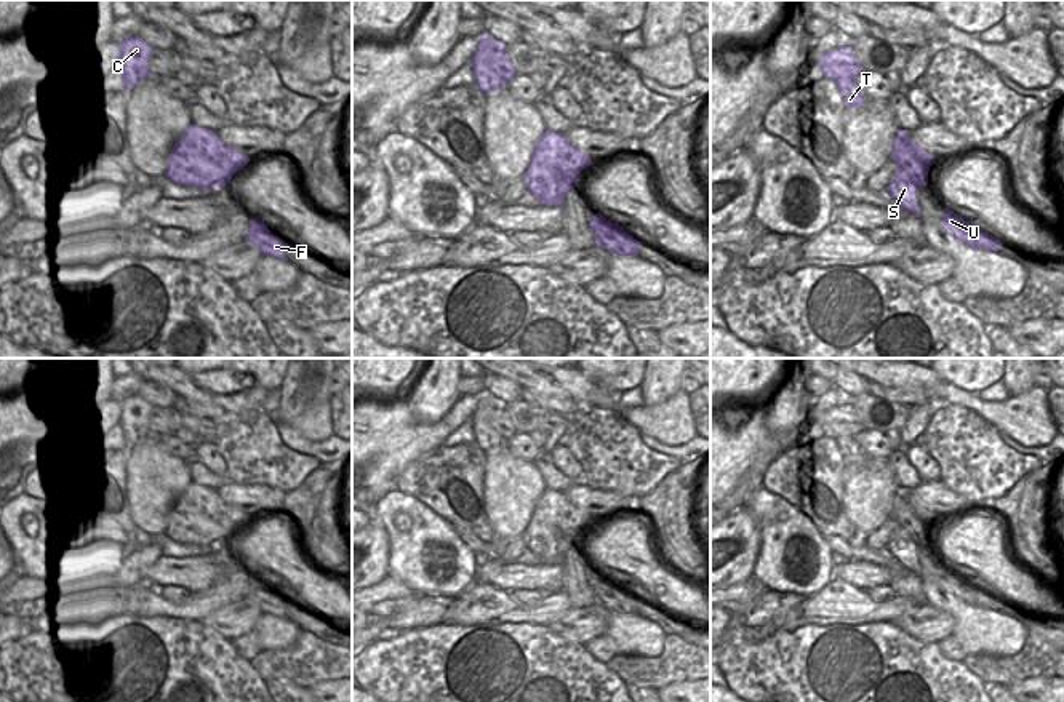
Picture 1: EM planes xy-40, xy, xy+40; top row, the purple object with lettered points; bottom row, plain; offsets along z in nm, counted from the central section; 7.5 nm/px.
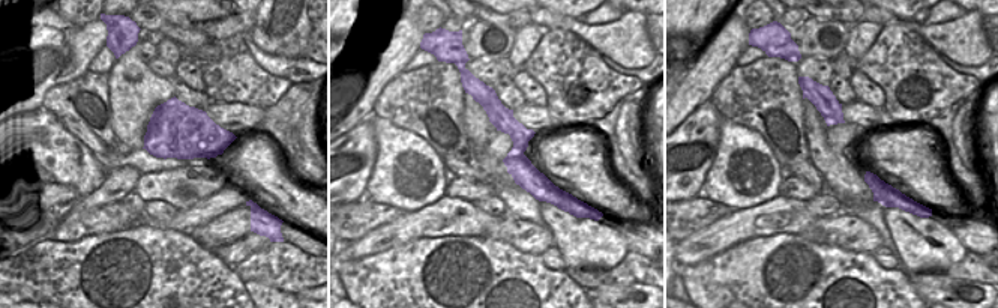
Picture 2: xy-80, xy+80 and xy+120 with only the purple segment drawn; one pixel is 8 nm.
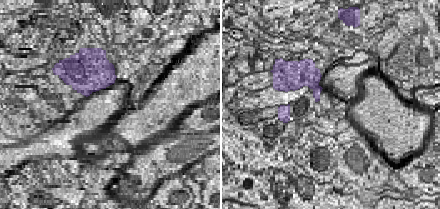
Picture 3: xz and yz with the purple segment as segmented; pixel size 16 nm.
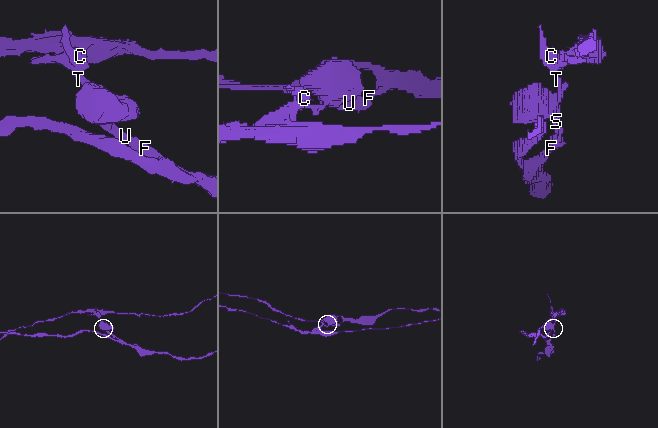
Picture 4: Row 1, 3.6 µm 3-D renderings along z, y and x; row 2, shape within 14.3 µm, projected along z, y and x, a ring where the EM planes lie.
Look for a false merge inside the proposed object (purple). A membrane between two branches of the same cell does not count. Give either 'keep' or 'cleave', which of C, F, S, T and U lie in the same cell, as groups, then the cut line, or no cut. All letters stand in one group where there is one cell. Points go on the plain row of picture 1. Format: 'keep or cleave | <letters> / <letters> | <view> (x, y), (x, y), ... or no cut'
cleave | C T / F S U | xy+40 (896, 518), (920, 544)

